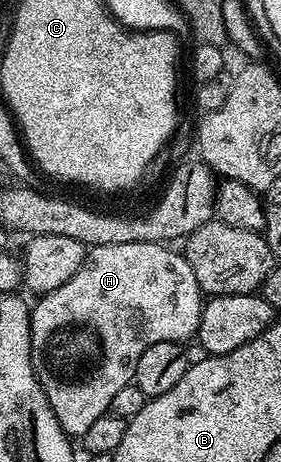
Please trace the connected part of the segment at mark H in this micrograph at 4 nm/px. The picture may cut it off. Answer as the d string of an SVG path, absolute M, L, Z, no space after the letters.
M162 243L92 247L81 269L65 285L42 296L39 304L31 307L33 369L61 429L69 437L89 433L89 425L110 412L113 397L134 380L137 361L141 361L141 353L149 345L157 345L157 341L186 344L196 338L205 296L199 290L197 277L193 277L186 254L178 255L171 249Z

